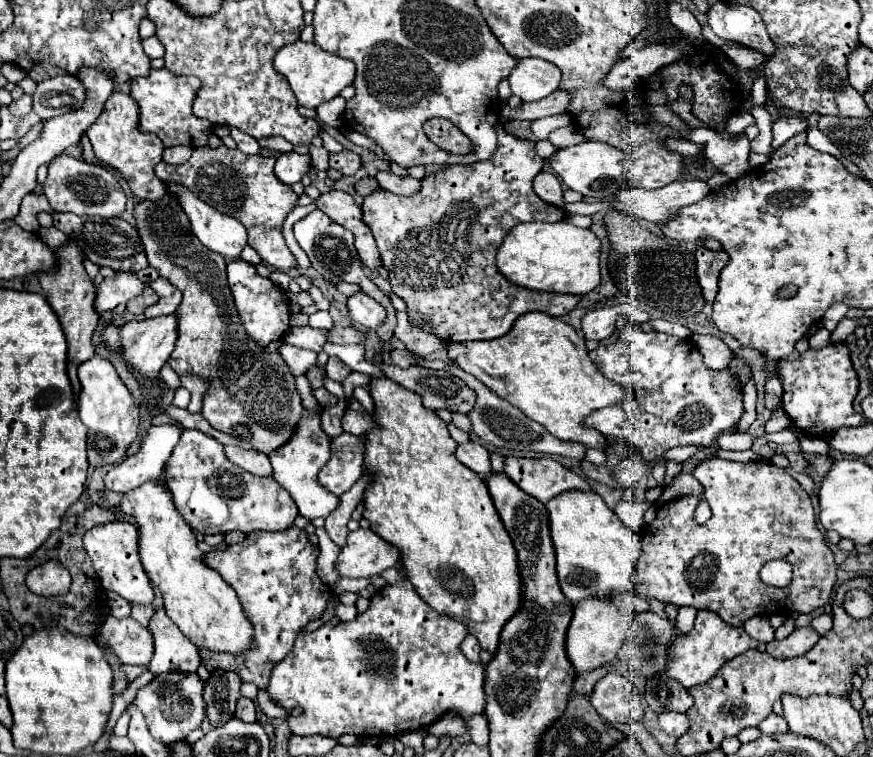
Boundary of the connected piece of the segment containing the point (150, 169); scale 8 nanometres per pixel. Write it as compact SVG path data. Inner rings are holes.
M114 91L110 99L106 101L106 107L102 109L102 115L96 119L96 123L88 129L88 139L94 147L96 159L114 167L122 173L126 183L130 185L132 193L138 199L162 199L166 193L166 185L154 175L154 165L162 161L164 145L158 139L158 135L142 133L138 129L138 105L136 101L120 91Z

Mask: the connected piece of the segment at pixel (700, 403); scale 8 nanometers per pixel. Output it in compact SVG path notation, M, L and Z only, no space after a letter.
M628 323L622 329L620 339L616 343L600 345L598 349L590 351L590 359L598 365L598 369L608 379L612 379L614 383L626 389L626 399L622 401L624 423L620 433L614 433L610 425L592 425L592 415L586 419L586 423L604 435L614 435L624 439L626 443L638 445L640 453L650 461L654 461L654 457L664 455L672 447L692 445L692 443L710 445L720 433L730 431L744 413L738 377L730 369L722 369L722 371L708 369L702 361L702 353L696 349L696 345L690 339L680 339L658 331L644 333L638 323Z

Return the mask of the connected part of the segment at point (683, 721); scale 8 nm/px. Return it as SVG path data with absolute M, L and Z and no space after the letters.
M662 713L660 715L660 727L668 733L668 735L674 735L674 737L682 737L688 727L690 727L690 719L686 713Z

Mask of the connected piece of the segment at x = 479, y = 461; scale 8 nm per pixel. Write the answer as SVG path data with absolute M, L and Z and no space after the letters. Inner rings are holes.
M468 441L468 443L458 445L456 457L458 457L466 467L470 467L472 471L476 471L482 479L486 479L488 473L492 473L490 459L488 459L488 451L486 451L480 443Z

